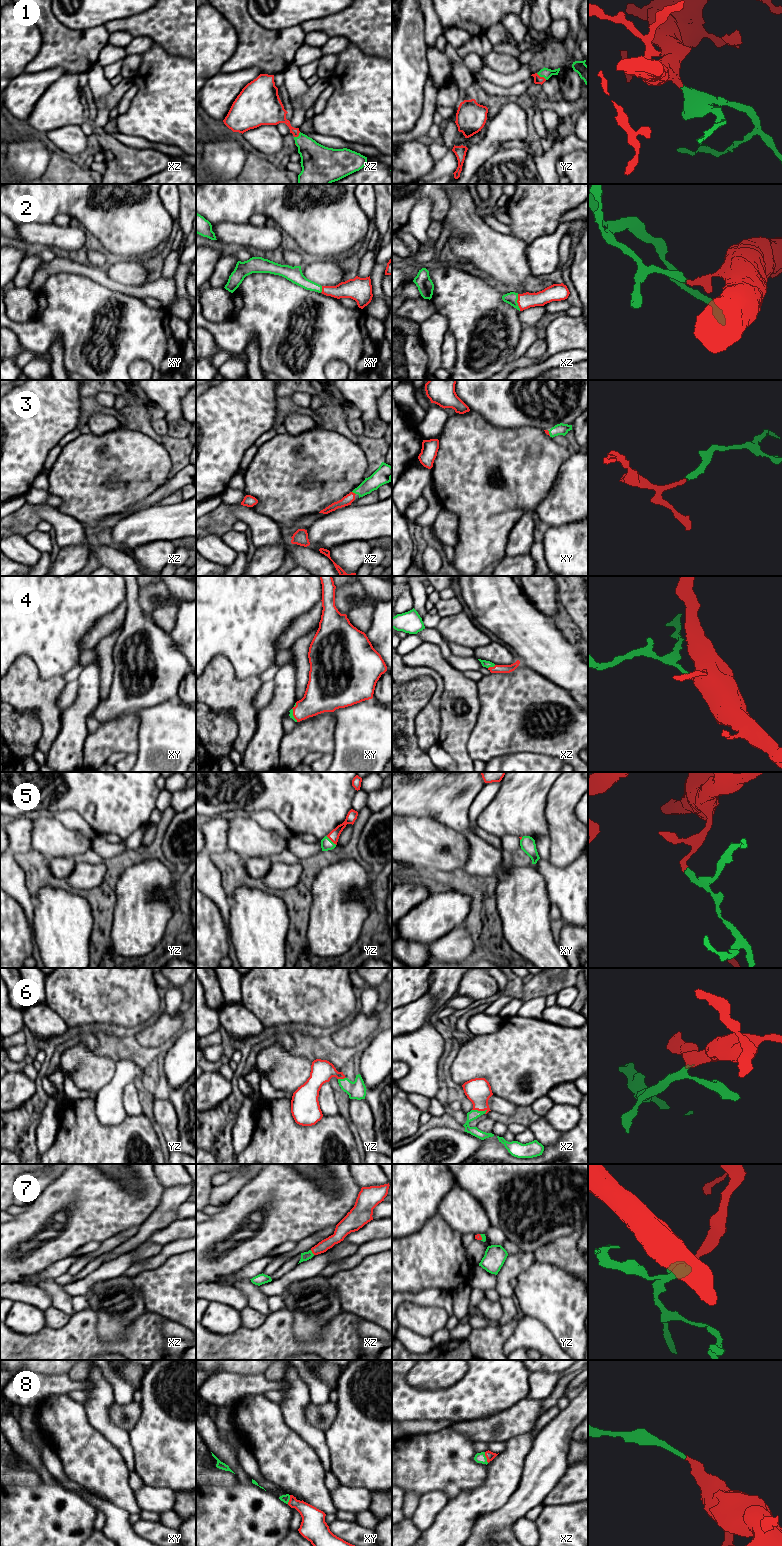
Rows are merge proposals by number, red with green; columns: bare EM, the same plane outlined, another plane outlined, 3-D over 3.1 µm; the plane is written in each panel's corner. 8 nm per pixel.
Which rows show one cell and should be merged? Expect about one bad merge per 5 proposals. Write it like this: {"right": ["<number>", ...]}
{"right": ["1", "2", "3", "4", "5", "6", "7", "8"]}

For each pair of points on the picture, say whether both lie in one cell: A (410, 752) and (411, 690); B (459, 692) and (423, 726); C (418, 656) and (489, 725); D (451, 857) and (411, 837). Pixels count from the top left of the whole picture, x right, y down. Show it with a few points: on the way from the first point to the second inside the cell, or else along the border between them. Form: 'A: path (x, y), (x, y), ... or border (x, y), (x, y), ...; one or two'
A: path (411, 737), (409, 733), (409, 705); one
B: border (444, 687), (441, 693), (440, 730), (438, 733); two
C: border (478, 690), (480, 711), (469, 736); two
D: path (441, 854), (434, 847), (421, 842); one

